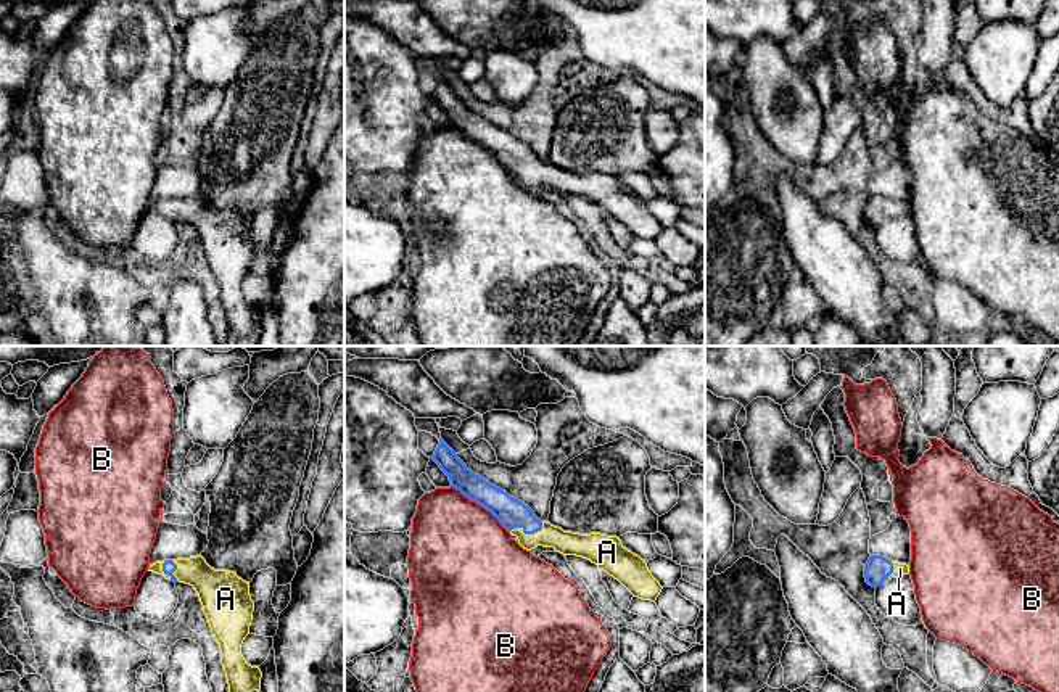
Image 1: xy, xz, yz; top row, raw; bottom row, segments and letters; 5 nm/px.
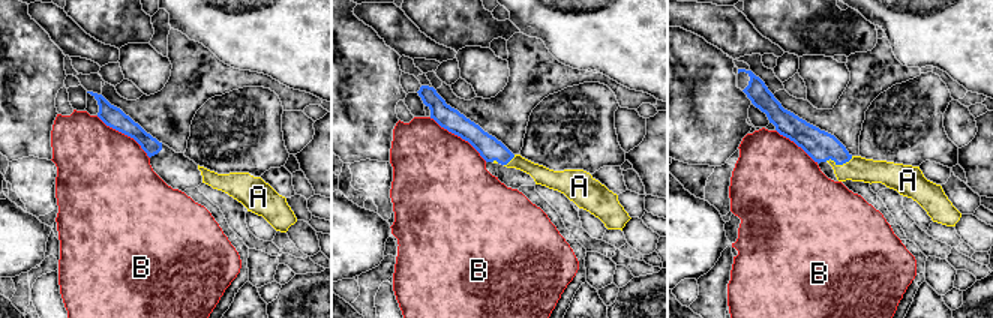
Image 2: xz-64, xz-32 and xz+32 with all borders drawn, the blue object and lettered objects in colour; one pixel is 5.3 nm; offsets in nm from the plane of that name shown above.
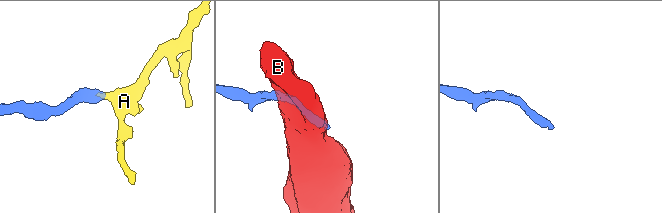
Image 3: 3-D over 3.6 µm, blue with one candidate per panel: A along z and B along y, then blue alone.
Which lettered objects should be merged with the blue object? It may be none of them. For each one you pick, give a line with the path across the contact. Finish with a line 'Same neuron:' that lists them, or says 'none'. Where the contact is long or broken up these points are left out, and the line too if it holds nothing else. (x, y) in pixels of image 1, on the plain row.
A: Path across: xy (169, 206), (168, 214), (198, 213), (216, 227)
Same neuron: A

